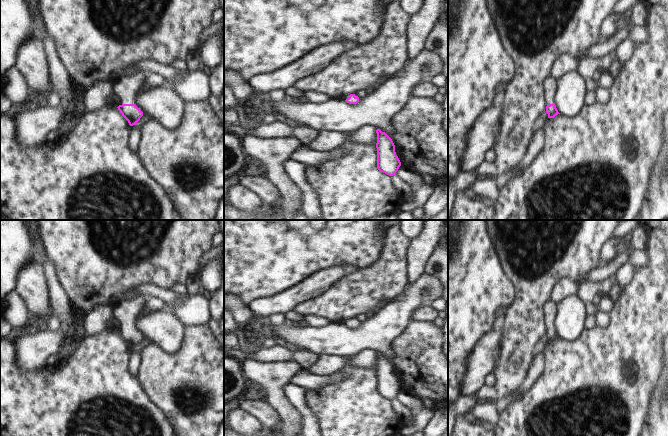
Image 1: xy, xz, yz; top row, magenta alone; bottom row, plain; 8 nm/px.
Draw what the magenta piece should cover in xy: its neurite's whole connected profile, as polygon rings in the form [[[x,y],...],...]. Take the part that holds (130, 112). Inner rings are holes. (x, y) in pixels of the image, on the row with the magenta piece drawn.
[[[141,72],[132,76],[122,76],[113,81],[113,94],[119,103],[117,108],[130,126],[135,125],[143,116],[143,112],[134,104],[134,99],[145,75]]]

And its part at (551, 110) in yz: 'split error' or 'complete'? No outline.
split error

